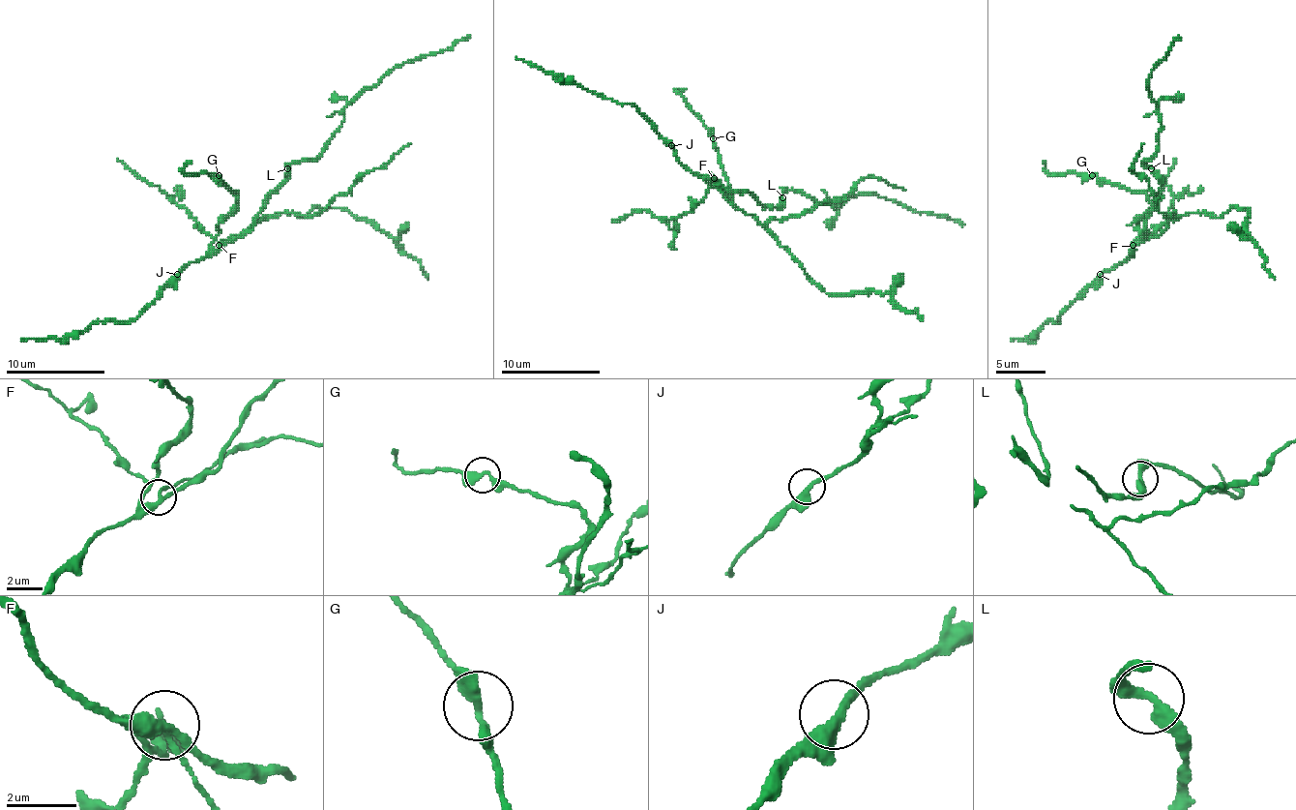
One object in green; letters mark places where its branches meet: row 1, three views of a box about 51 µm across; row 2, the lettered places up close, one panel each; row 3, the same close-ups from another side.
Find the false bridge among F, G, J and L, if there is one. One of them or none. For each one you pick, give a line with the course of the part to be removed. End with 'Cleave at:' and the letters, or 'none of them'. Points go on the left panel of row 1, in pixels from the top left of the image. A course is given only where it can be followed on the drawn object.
F: course (219, 245), (275, 213), (300, 213), (305, 218), (314, 208), (346, 208), (394, 237), (413, 257), (427, 279)
Cleave at: F

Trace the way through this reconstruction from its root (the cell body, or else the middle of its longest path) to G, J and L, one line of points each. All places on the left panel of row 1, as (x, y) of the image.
G: (255, 220), (250, 230), (220, 247), (211, 245), (219, 223), (236, 203), (236, 193), (219, 175)
J: (255, 220), (250, 230), (243, 230), (177, 274)
L: (255, 220), (265, 200), (287, 178), (287, 168)

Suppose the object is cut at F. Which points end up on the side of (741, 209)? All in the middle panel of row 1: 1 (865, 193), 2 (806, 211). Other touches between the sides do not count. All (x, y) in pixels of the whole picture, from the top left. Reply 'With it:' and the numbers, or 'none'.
With it: 2

